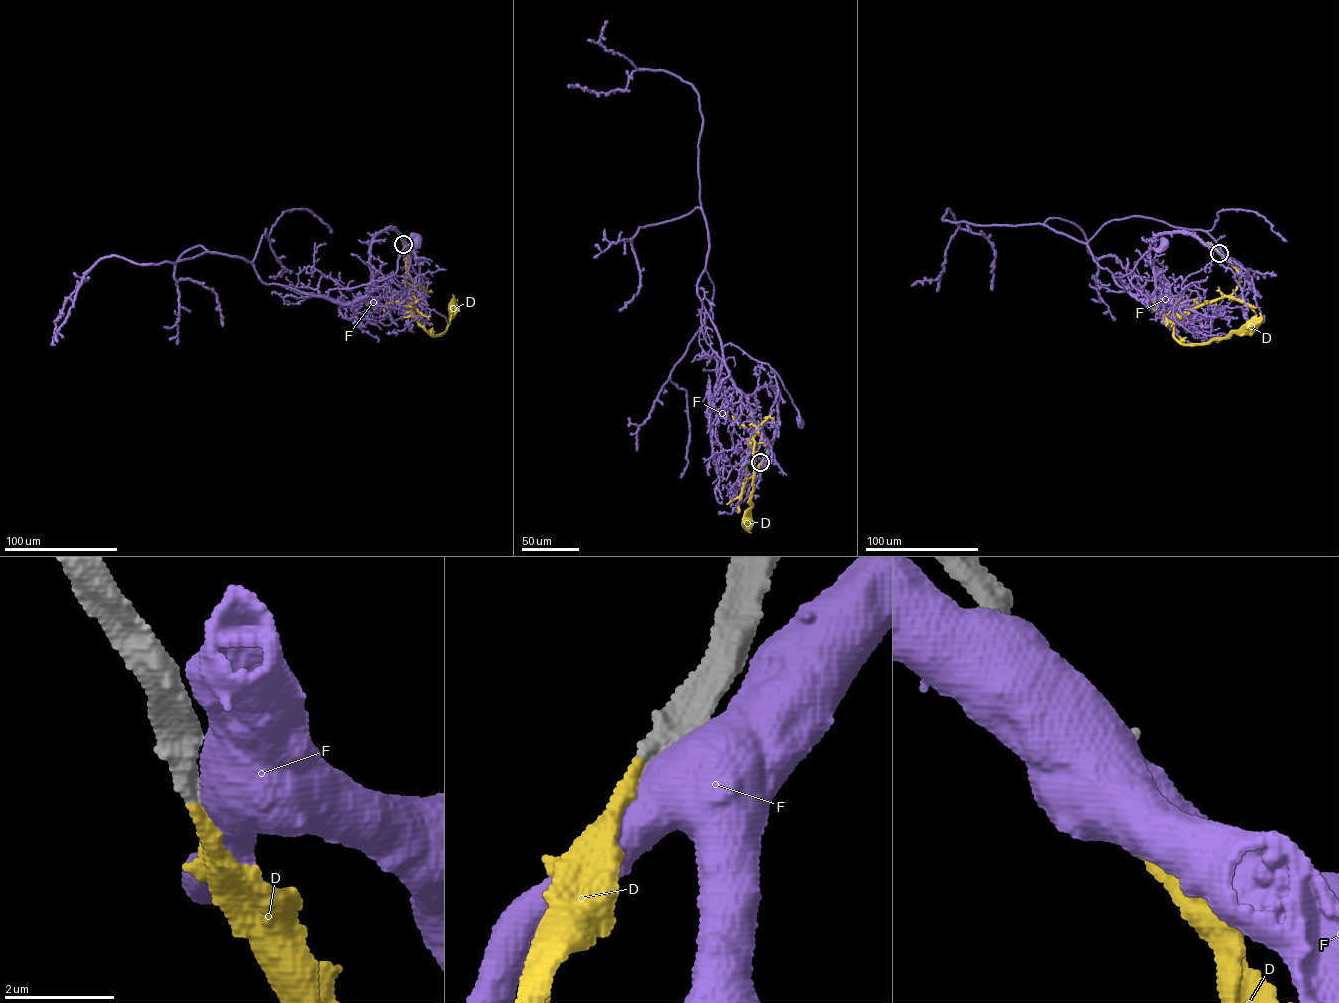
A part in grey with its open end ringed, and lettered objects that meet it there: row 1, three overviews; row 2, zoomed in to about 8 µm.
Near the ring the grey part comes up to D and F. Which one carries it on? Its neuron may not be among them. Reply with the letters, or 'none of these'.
D

